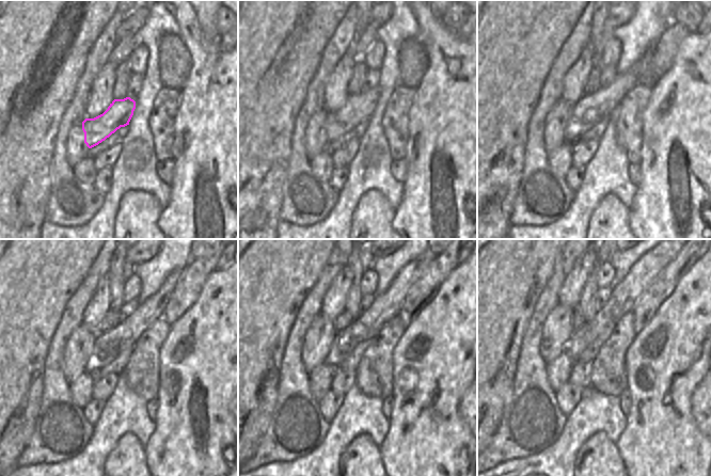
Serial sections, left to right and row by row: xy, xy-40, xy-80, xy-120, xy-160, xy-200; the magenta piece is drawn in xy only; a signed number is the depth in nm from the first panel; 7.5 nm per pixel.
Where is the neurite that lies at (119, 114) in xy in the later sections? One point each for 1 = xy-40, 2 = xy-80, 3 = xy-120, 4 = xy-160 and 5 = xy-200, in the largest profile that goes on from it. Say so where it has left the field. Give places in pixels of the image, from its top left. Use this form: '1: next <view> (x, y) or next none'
1: next xy-40 (359, 108)
2: next xy-80 (593, 108)
3: next xy-120 (108, 346)
4: next xy-160 (345, 340)
5: next xy-200 (651, 264)

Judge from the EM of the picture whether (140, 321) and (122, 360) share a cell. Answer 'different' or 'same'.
different

